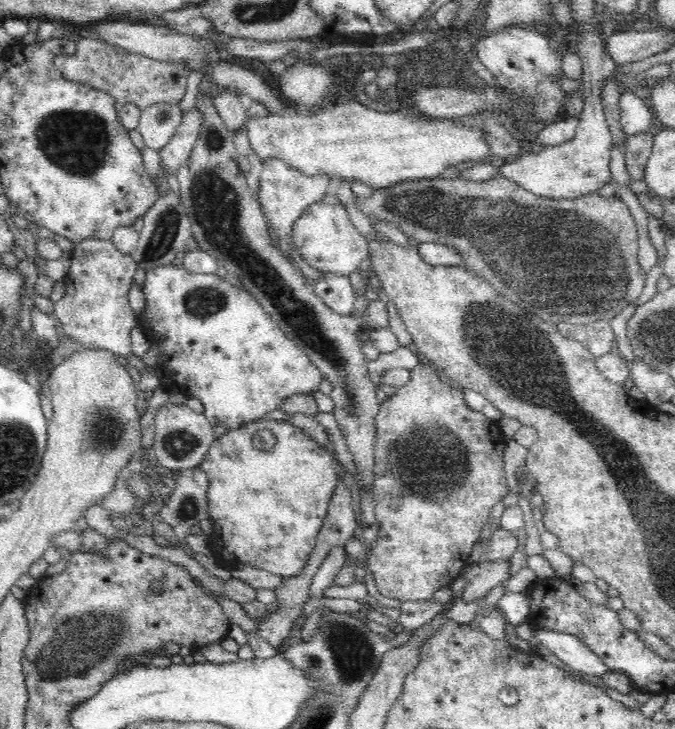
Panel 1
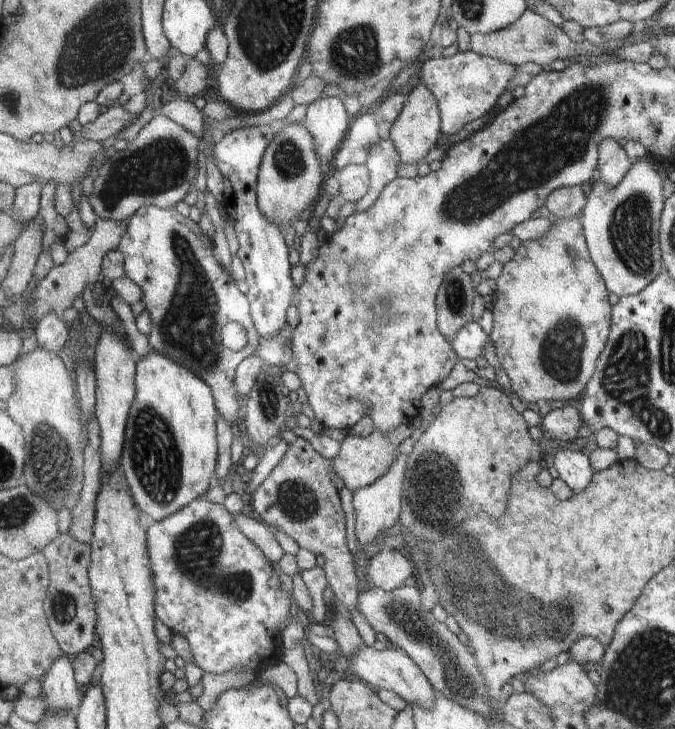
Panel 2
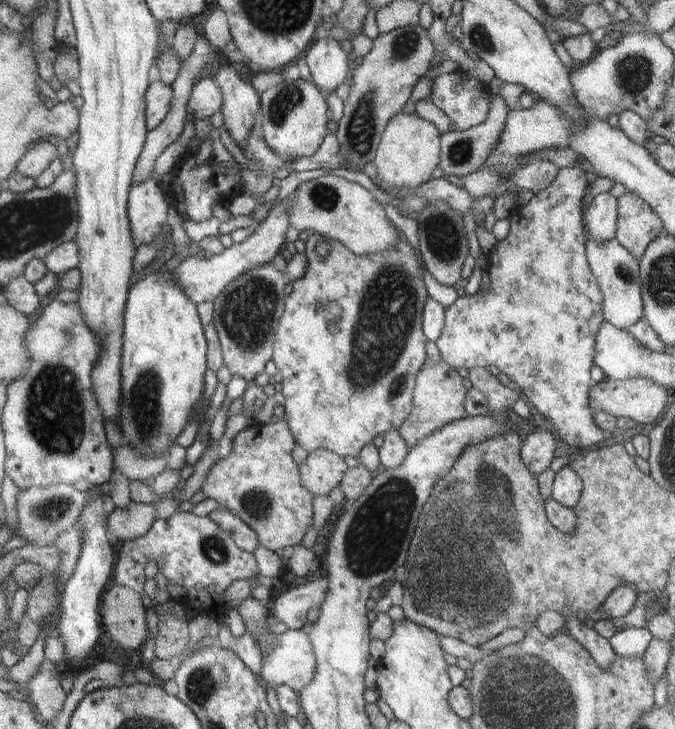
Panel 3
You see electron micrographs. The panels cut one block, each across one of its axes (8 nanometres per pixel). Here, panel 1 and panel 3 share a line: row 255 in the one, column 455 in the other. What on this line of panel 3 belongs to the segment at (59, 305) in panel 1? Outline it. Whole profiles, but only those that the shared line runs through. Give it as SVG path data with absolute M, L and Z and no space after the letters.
M460 69L437 76L433 80L431 95L428 99L450 118L450 124L452 124L450 131L462 132L486 120L491 107L491 90L486 84L468 76L463 69Z

